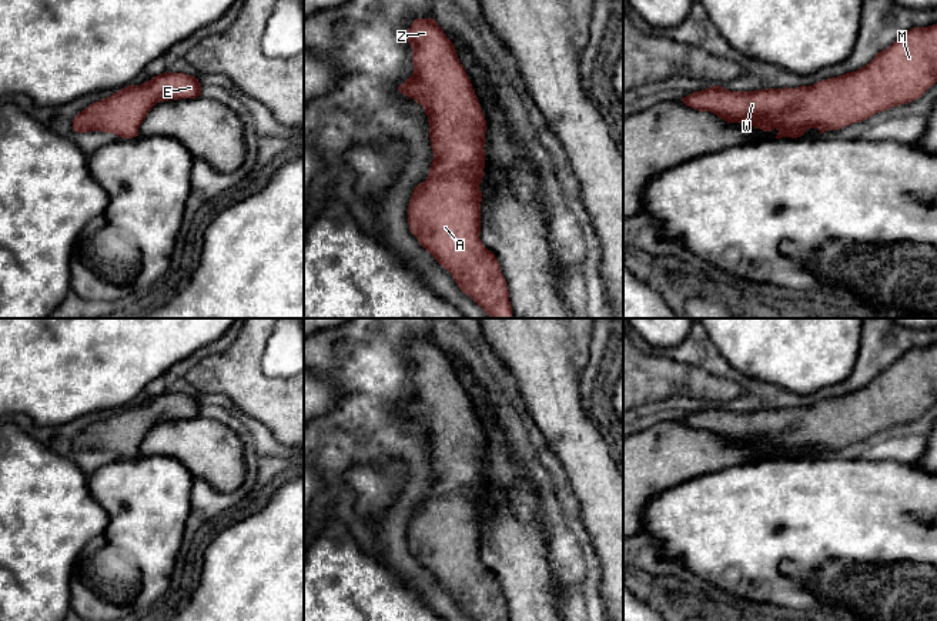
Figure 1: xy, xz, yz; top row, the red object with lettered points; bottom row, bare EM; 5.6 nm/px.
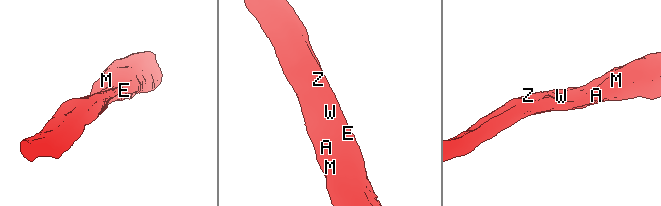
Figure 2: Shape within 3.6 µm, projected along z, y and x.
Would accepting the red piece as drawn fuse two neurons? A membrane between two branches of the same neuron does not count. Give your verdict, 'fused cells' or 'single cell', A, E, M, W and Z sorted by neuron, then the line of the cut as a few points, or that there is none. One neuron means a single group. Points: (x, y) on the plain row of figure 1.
single cell; groups A E M W Z; cut none

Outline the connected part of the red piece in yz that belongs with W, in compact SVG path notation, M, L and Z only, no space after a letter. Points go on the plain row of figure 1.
M937 344L914 347L904 353L864 387L813 405L796 408L766 408L754 411L730 411L712 405L693 411L682 421L695 430L710 431L727 443L749 443L763 451L777 450L776 458L797 458L809 448L840 450L853 443L864 441L876 433L911 423L937 403Z

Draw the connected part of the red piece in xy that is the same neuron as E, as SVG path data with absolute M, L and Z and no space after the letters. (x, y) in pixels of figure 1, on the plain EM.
M163 393L150 401L131 404L90 424L73 438L73 451L103 451L133 458L138 455L143 440L157 423L198 415L201 415L201 404L194 395Z

